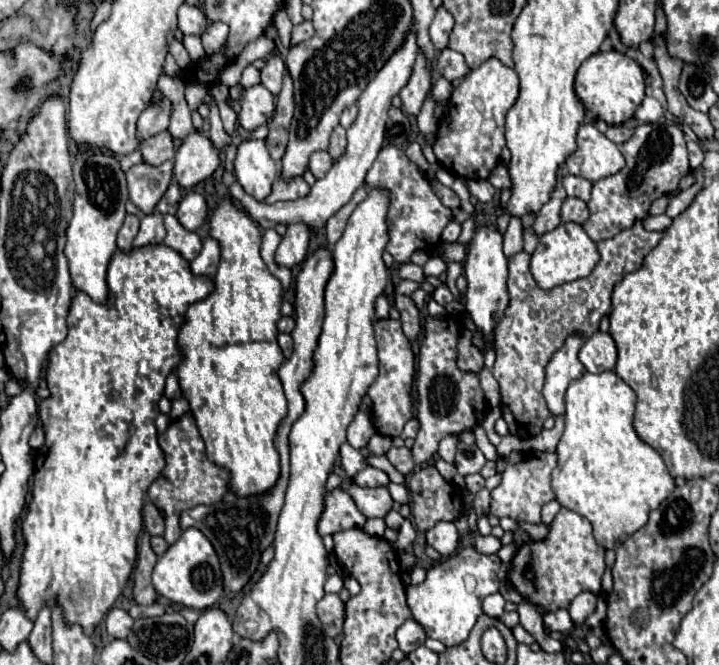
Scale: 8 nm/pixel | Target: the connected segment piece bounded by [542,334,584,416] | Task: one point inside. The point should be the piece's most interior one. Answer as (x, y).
(564, 367)

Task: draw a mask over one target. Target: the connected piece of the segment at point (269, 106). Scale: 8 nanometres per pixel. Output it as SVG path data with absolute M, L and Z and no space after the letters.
M252 86L244 92L240 100L240 114L238 114L238 124L252 132L260 124L268 122L274 114L274 96L264 88L264 86Z

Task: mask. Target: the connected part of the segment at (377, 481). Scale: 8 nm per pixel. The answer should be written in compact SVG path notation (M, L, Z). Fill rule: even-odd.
M366 466L362 472L356 474L354 482L360 484L360 486L376 488L376 486L386 486L390 480L388 480L388 476L386 476L382 470L376 470L376 468L372 468L372 466Z

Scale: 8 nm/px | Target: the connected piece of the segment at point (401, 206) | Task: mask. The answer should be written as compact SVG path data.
M386 146L380 150L372 168L366 176L368 186L382 186L390 190L390 208L388 208L388 230L390 242L386 250L392 254L394 262L406 264L416 250L426 250L428 242L422 234L442 234L444 226L452 220L450 208L442 206L440 198L434 194L430 182L422 176L422 172L406 158L406 154L396 146Z

